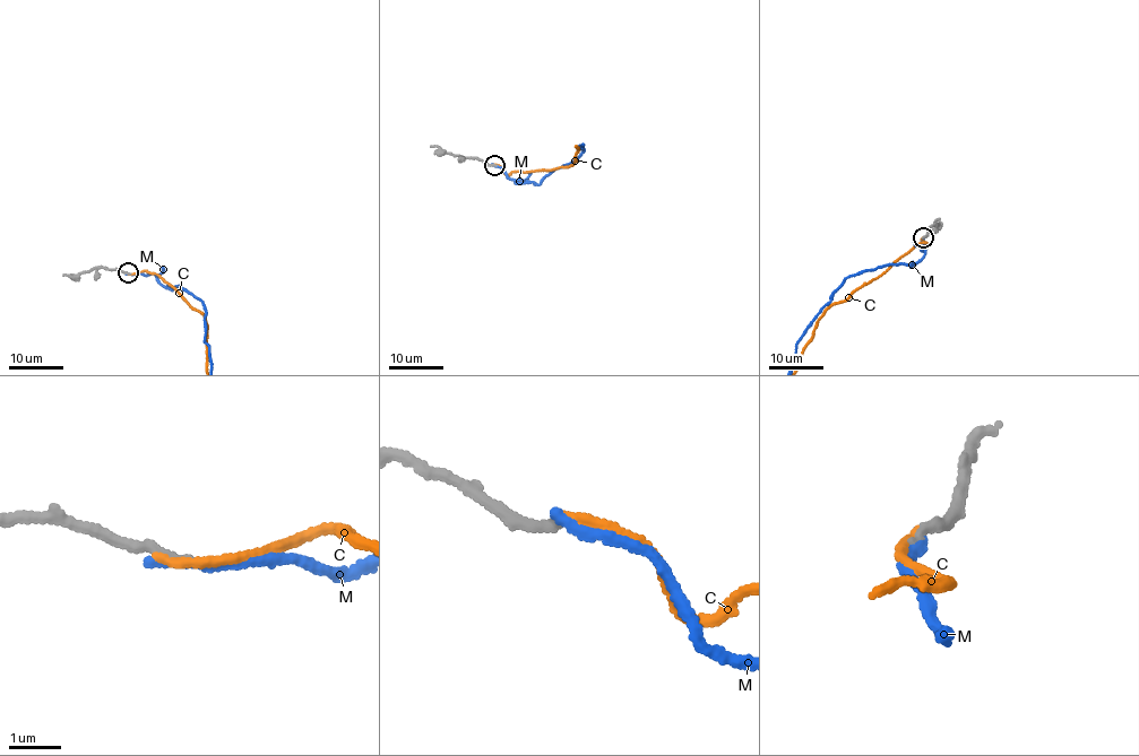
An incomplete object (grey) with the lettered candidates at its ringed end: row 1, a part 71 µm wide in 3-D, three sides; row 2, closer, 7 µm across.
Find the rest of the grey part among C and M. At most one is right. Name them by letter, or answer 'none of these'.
C

